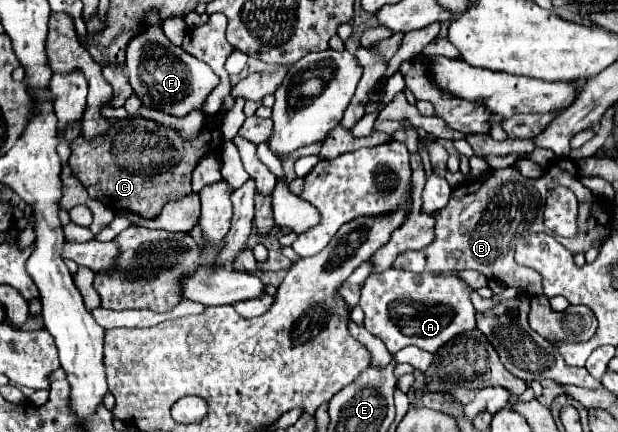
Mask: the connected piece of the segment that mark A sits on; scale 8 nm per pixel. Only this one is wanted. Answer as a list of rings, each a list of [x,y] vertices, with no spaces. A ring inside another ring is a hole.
[[[387,269],[369,275],[361,289],[359,305],[365,313],[365,327],[379,337],[391,353],[407,345],[417,345],[429,353],[439,351],[455,335],[475,329],[475,307],[471,303],[473,289],[457,275],[459,271],[443,273],[411,273],[401,269]],[[403,305],[435,305],[435,307],[409,307]]]

